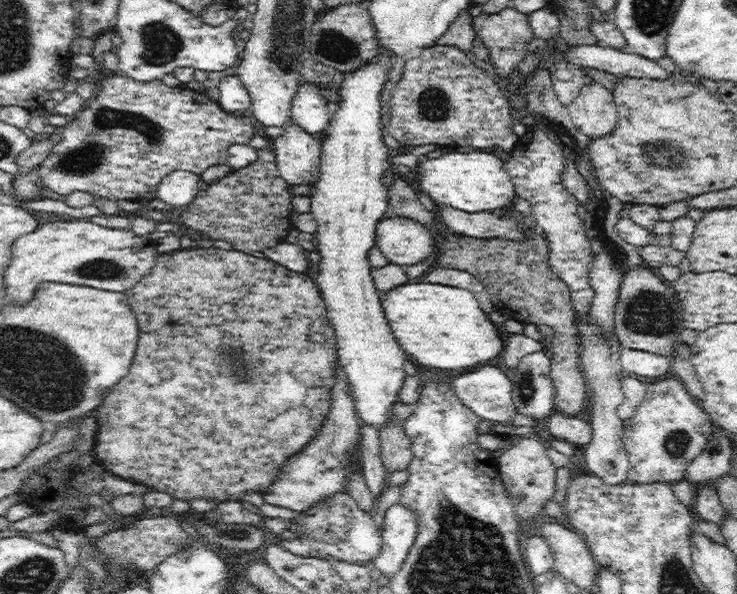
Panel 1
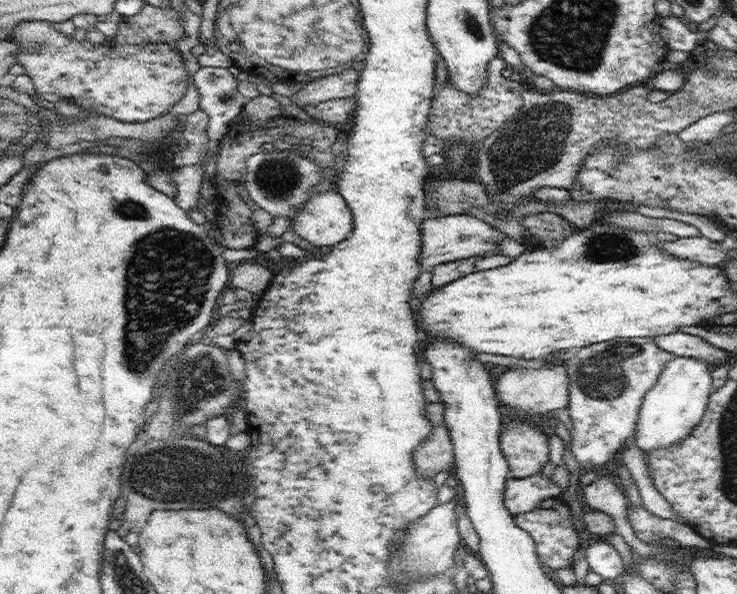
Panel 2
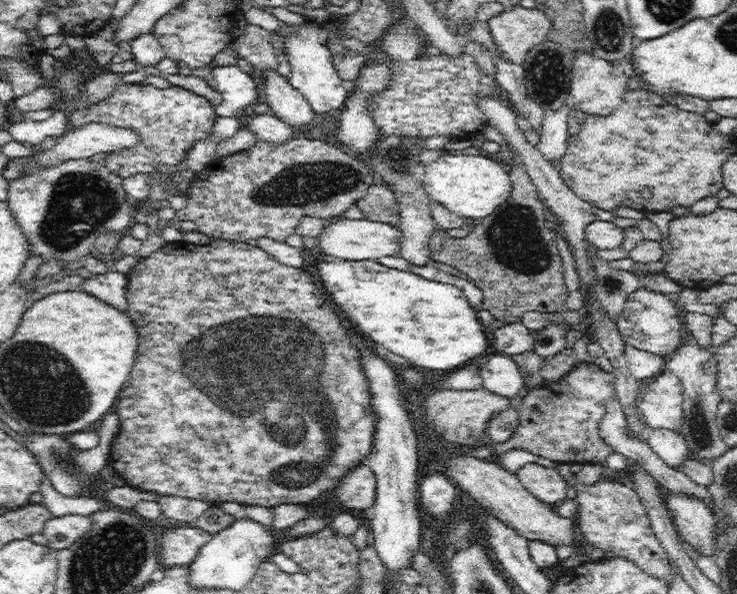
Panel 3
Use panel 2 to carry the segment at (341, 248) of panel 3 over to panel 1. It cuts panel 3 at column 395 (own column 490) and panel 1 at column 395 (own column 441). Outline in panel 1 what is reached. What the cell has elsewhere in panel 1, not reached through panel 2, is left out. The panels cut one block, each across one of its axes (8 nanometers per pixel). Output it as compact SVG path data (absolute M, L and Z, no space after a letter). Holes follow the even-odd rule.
M392 217L378 222L375 241L390 263L402 267L424 262L435 248L428 226Z

